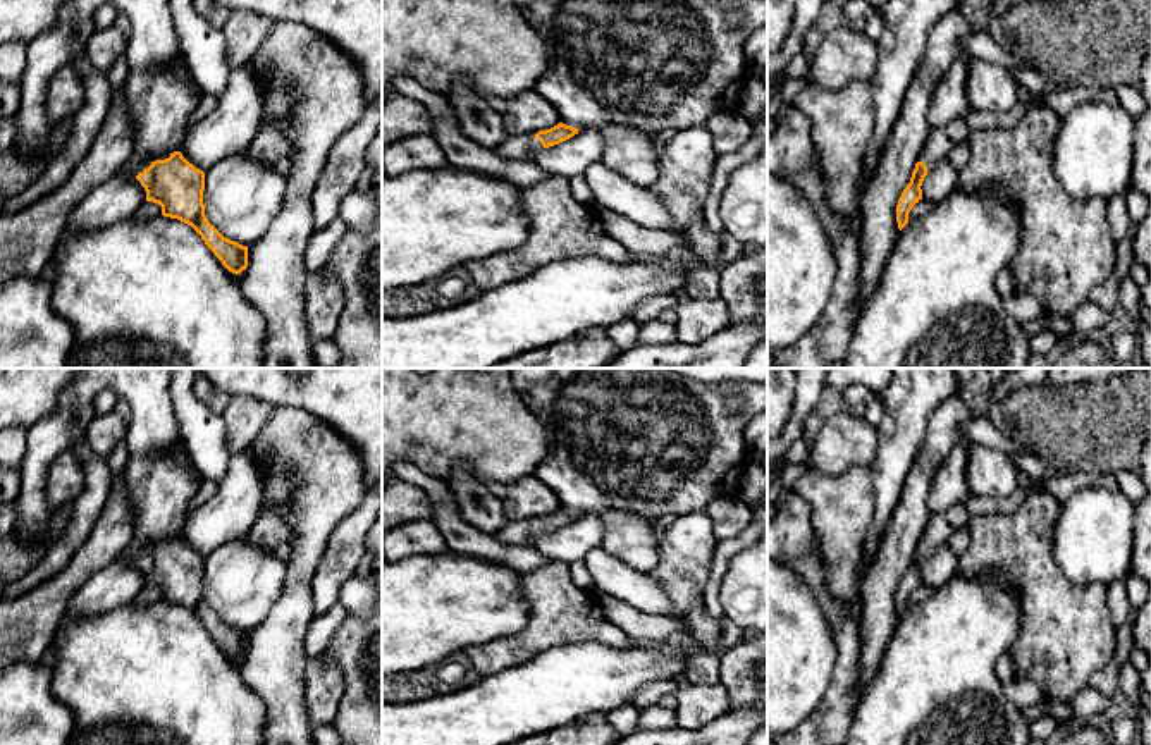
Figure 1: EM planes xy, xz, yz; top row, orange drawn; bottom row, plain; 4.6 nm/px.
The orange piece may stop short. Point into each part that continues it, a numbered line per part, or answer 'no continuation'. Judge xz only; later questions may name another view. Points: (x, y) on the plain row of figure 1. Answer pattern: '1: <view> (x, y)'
1: xz (522, 532)

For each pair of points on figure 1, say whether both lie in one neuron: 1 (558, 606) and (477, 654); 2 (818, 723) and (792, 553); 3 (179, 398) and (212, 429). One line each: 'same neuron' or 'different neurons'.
1: same neuron
2: same neuron
3: same neuron

